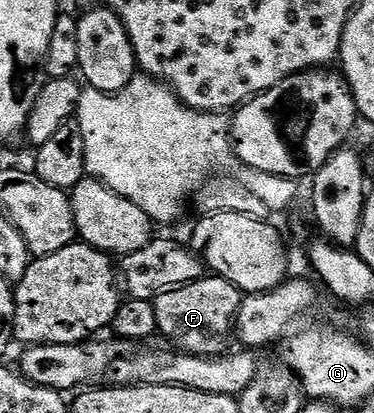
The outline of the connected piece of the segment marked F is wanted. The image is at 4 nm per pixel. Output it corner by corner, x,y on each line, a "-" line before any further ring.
203,276
189,282
186,286
176,286
172,290
166,290
154,299
156,308
156,324
158,334
161,337
171,338
175,342
177,349
184,354
196,354
199,358
211,356
221,356
227,353
229,342
232,342
234,333
234,321
238,315
238,309
243,300
243,293
236,289
228,280
217,276

